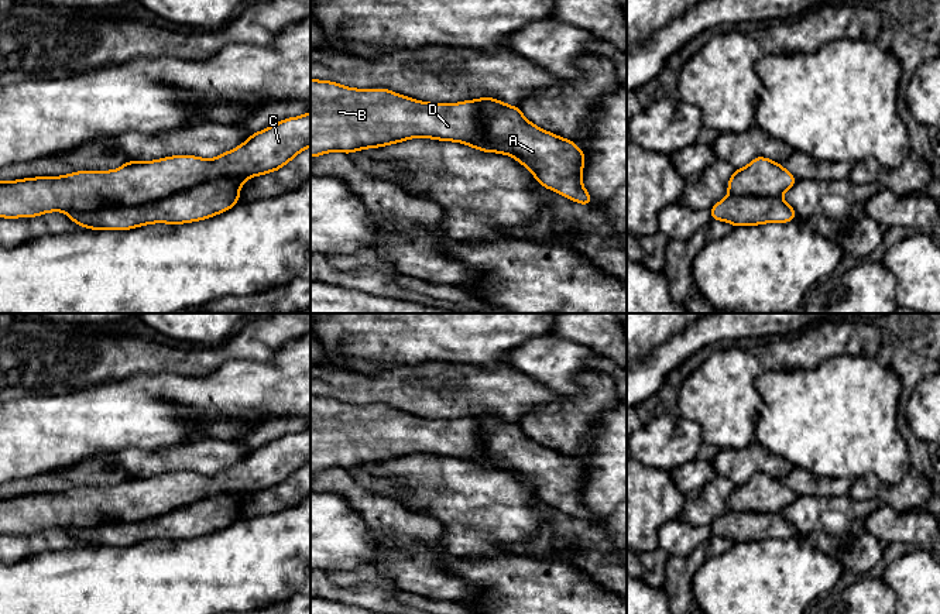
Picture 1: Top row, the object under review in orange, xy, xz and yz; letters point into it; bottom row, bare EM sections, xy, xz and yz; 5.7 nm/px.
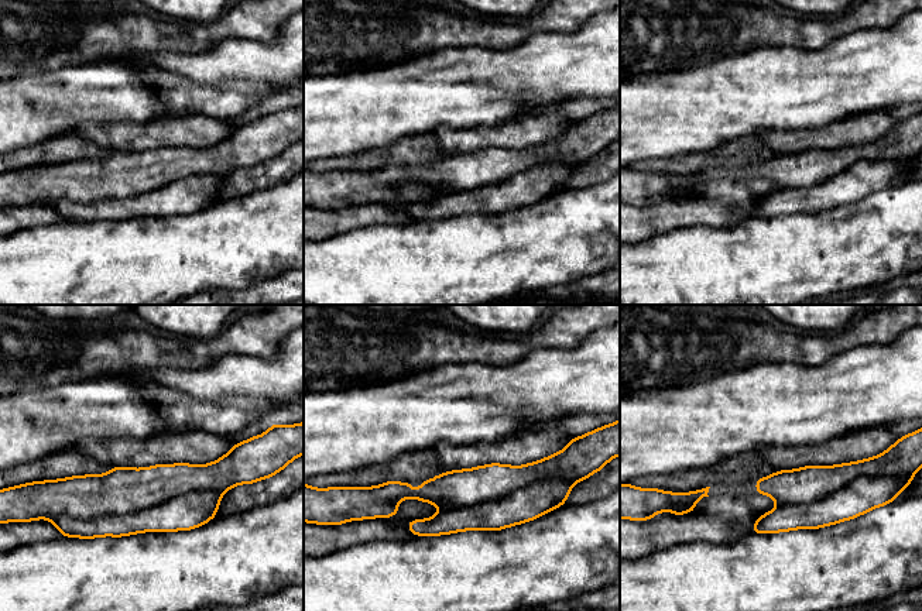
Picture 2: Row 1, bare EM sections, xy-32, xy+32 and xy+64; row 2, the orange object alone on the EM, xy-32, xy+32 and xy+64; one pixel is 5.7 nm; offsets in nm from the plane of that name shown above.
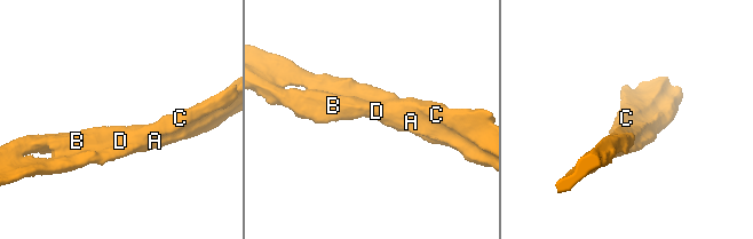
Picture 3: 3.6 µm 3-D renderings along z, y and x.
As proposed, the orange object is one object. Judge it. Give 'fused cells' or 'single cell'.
fused cells

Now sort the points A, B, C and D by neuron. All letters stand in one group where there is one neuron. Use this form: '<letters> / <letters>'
A / B C D

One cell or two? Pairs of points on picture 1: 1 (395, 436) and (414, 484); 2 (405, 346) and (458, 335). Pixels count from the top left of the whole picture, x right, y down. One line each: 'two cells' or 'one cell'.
1: two cells
2: one cell

